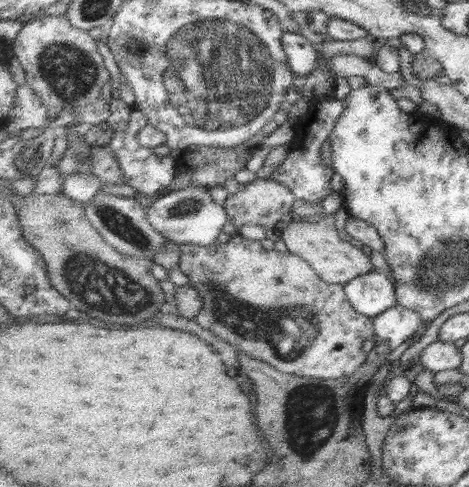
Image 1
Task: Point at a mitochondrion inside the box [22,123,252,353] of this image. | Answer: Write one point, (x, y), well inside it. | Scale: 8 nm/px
(105, 289)

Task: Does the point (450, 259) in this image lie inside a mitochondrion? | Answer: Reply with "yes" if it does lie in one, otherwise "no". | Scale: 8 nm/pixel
yes

